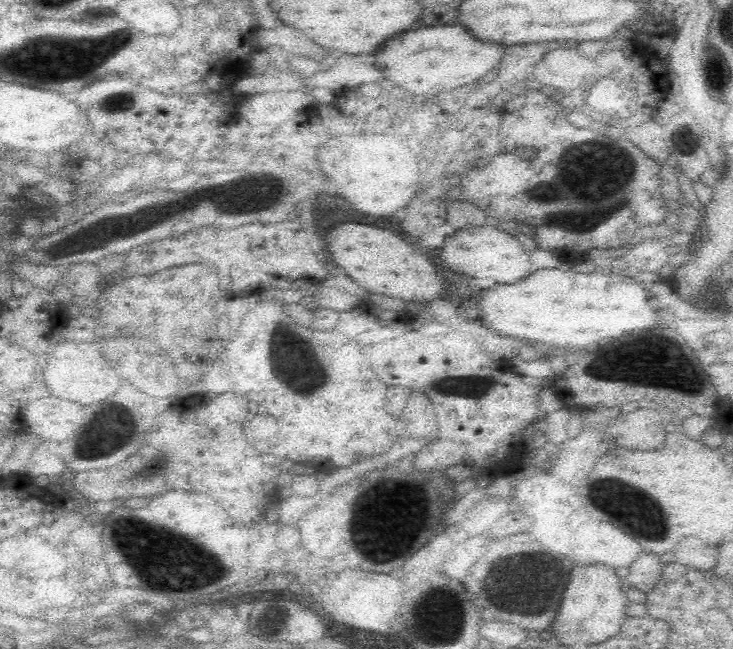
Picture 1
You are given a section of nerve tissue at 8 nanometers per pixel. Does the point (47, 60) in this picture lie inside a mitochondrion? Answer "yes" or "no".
yes

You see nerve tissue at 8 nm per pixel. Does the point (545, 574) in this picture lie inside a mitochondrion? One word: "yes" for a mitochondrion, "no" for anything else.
yes

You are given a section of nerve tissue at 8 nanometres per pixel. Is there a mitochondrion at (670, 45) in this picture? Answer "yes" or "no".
no

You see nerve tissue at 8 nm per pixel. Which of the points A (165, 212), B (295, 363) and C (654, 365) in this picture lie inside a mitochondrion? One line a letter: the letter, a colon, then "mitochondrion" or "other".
A: other
B: mitochondrion
C: mitochondrion

